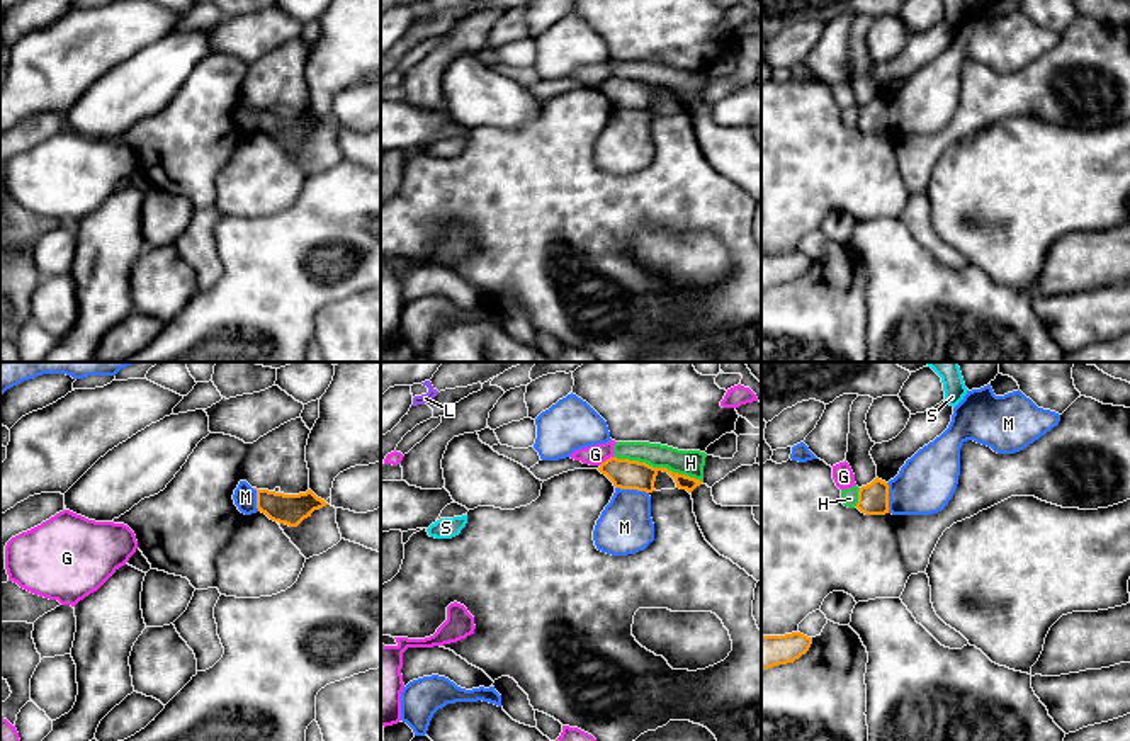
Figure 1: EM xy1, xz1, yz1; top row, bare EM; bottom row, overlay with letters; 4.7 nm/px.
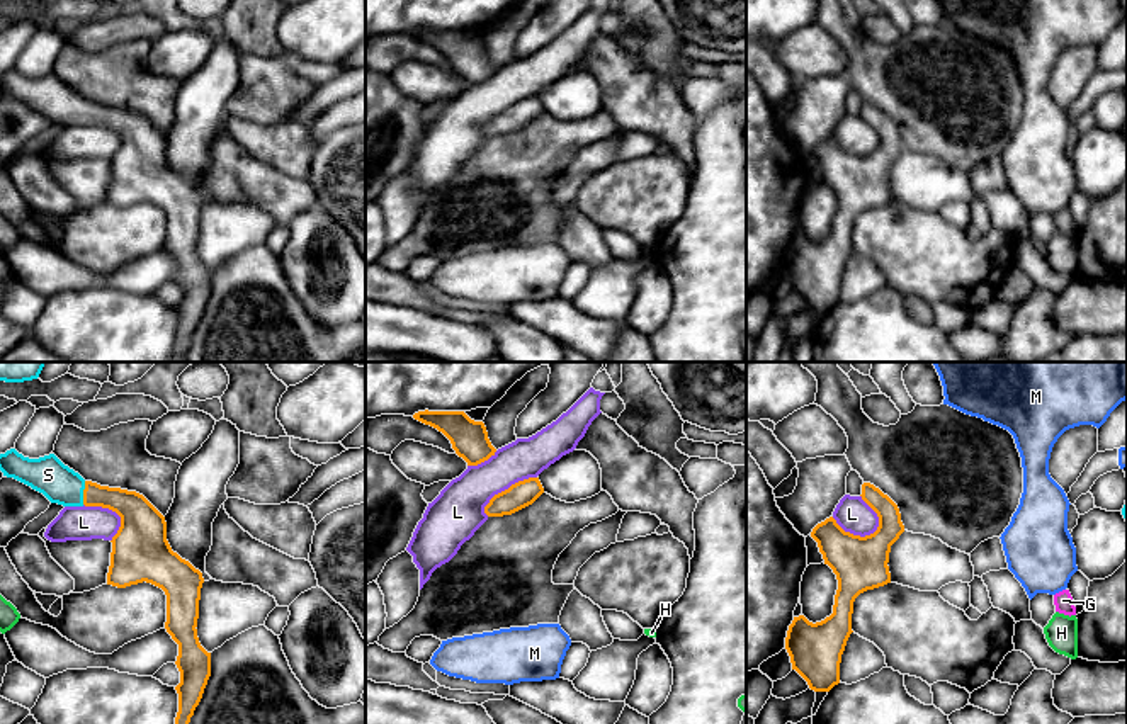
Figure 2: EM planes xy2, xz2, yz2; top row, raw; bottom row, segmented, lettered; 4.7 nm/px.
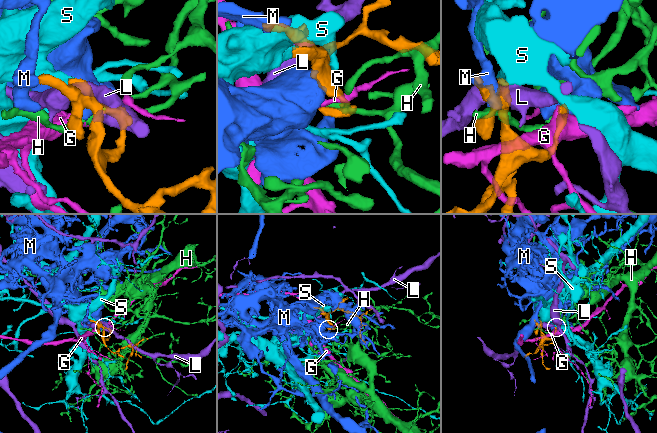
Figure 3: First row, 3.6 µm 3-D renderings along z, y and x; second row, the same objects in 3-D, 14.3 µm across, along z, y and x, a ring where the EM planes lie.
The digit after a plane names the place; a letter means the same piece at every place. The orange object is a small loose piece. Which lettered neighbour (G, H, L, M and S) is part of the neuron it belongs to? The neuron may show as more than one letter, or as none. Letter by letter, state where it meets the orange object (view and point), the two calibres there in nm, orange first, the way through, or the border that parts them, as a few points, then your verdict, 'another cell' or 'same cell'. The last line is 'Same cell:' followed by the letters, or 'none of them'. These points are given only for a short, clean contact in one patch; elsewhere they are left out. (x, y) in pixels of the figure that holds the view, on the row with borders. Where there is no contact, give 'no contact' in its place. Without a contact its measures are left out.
G: xz1 (607, 459) | 140/100 nm | along xz1 (612, 456), (598, 464) | another cell
H: xz1 (658, 468) | 140/130 nm | along xz1 (614, 456), (665, 466), (702, 481) | another cell
L: yz2 (855, 536) | 260/170 nm | another cell
M: xz1 (632, 488) | 140/260 nm | another cell
S: xy2 (84, 493) | 150/180 nm | across xy2 (133, 509), (114, 498), (84, 493), (60, 485), (48, 475) | same cell
Same cell: S

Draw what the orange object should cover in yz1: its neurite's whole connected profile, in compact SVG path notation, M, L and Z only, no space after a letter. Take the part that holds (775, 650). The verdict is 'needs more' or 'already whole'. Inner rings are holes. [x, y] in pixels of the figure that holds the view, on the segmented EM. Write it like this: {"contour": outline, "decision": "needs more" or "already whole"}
{"contour": "M800 632L761 636L761 673L768 668L794 663L809 651L812 637Z", "decision": "already whole"}

